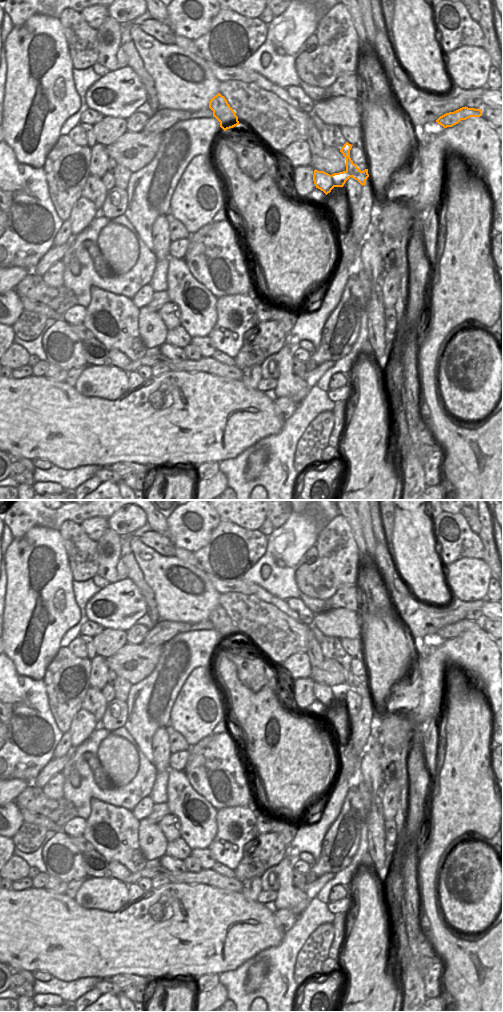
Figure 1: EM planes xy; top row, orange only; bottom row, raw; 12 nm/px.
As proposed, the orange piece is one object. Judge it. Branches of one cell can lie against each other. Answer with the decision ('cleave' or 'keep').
cleave

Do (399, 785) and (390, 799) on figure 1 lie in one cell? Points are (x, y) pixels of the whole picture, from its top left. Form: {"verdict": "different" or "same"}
{"verdict": "different"}

